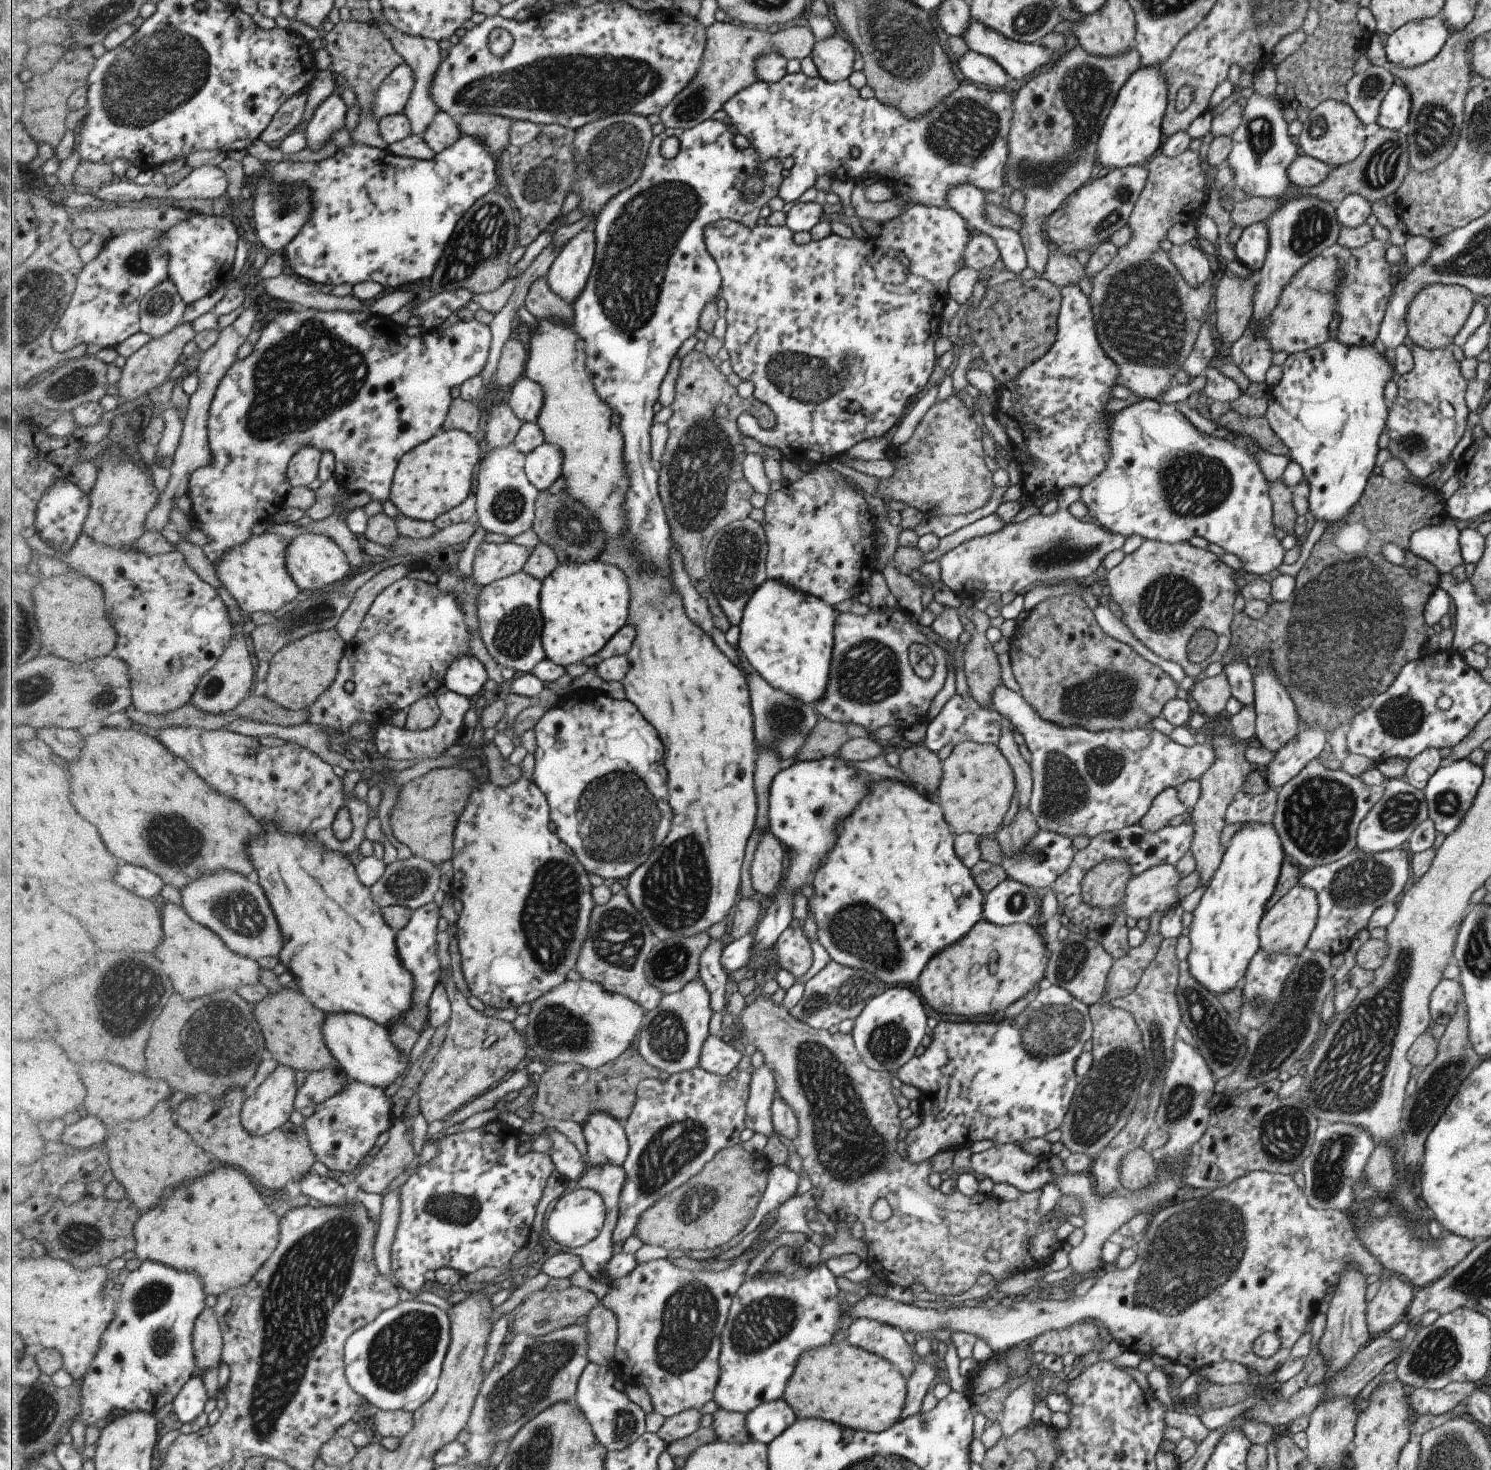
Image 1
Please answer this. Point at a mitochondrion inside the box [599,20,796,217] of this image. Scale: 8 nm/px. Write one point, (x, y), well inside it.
(692, 105)

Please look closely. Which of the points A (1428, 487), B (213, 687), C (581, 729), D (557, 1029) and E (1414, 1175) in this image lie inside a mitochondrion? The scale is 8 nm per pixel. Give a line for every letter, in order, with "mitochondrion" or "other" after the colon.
A: other
B: mitochondrion
C: other
D: mitochondrion
E: other

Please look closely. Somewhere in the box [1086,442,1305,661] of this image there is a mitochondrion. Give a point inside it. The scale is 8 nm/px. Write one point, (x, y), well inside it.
(1191, 483)

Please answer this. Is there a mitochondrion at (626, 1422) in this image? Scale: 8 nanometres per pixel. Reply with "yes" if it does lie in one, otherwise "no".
yes

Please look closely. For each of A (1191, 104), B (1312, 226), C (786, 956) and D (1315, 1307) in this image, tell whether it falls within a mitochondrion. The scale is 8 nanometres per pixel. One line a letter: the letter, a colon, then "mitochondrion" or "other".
A: other
B: mitochondrion
C: other
D: other

